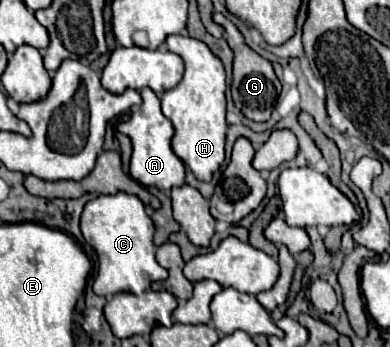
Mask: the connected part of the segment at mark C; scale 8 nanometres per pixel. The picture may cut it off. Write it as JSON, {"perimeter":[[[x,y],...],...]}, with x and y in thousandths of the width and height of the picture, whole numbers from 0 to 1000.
{"perimeter":[[[326,553],[269,559],[228,576],[208,617],[208,669],[218,697],[244,720],[254,784],[238,813],[238,841],[254,853],[290,853],[300,841],[362,847],[397,807],[423,807],[428,778],[397,749],[392,669],[397,646],[377,622],[367,582]]]}

